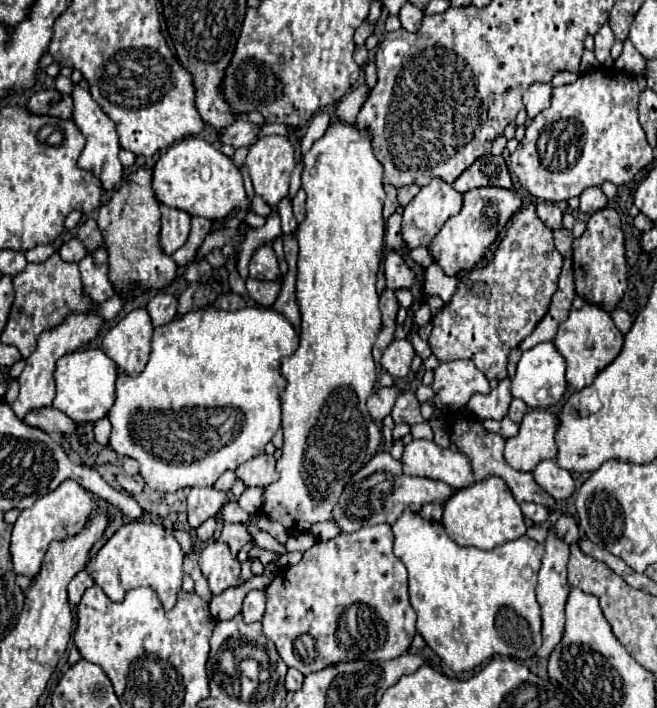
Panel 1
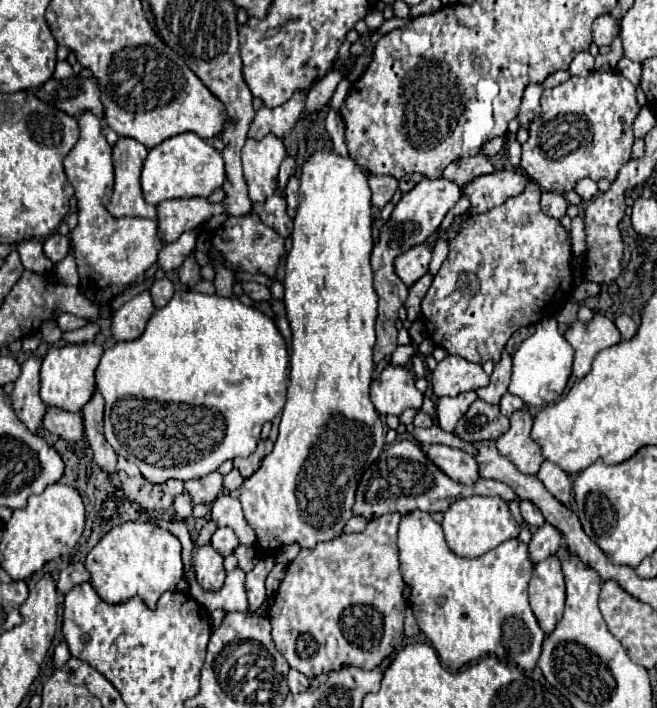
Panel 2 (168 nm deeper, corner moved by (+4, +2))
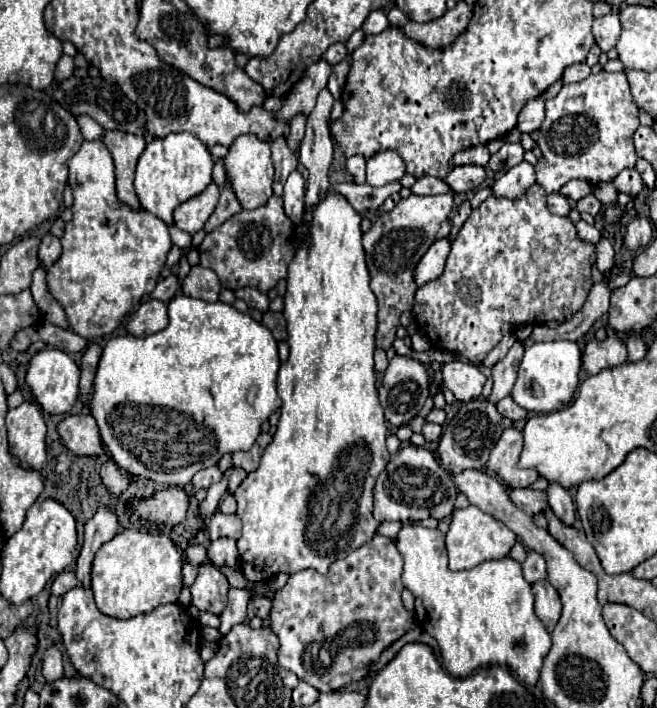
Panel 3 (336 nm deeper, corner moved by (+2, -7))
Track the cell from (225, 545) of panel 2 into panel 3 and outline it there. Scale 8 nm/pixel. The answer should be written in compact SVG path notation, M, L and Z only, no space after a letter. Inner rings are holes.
M221 538L221 540L211 542L207 554L209 554L209 560L219 568L221 566L237 566L239 558L241 558L237 552L235 540L229 540L229 538Z

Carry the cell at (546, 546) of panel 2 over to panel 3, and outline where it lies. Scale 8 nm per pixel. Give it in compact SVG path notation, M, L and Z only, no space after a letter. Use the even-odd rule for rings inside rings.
M533 550L527 552L527 560L523 562L523 576L529 584L533 584L537 580L543 580L547 576L545 558L539 552L533 552Z

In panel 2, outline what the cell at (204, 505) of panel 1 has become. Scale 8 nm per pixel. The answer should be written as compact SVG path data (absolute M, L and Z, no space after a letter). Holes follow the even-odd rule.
M213 471L199 479L185 481L185 491L193 497L193 505L197 503L213 503L221 491L223 475L219 471Z

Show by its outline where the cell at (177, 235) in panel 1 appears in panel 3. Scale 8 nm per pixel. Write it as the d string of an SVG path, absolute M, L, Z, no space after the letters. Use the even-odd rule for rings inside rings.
M211 184L205 192L201 192L199 196L195 196L175 208L175 212L173 212L175 226L189 234L199 232L205 226L205 222L209 220L209 216L213 214L217 200L219 200L219 188L215 184Z

